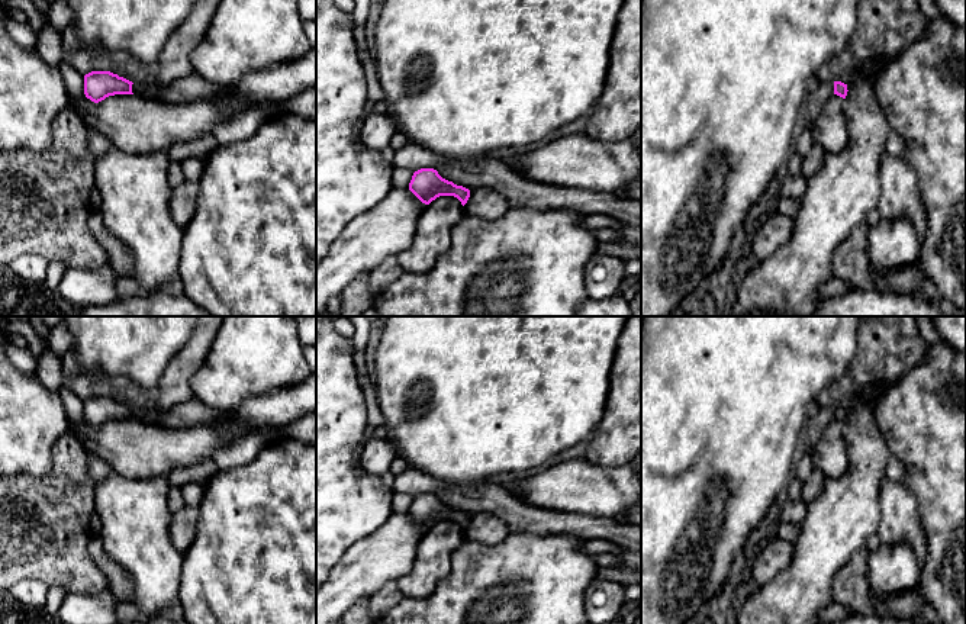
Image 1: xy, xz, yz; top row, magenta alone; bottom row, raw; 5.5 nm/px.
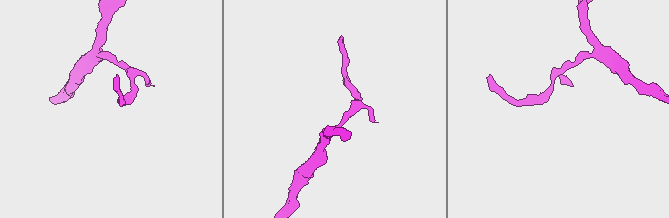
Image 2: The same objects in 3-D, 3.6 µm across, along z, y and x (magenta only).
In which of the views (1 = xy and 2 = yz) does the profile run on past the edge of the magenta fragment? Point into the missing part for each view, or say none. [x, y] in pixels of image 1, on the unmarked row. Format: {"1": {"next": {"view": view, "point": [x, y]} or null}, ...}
{"1": {"next": null}, "2": {"next": null}}

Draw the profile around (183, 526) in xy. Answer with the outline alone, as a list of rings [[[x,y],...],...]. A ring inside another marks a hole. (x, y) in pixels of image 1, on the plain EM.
[[[184,506],[171,515],[170,535],[173,546],[184,554],[191,546],[200,522],[200,511],[194,506]]]

